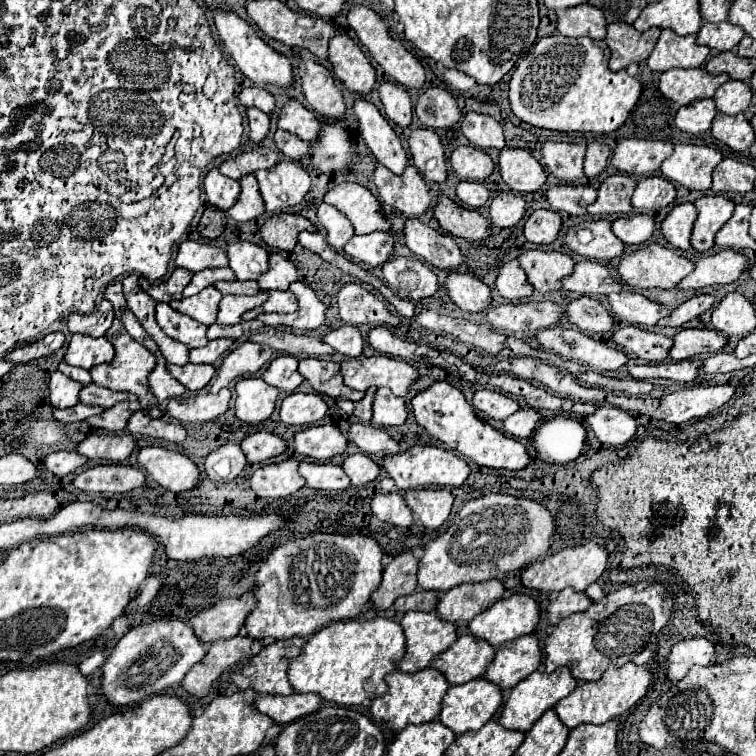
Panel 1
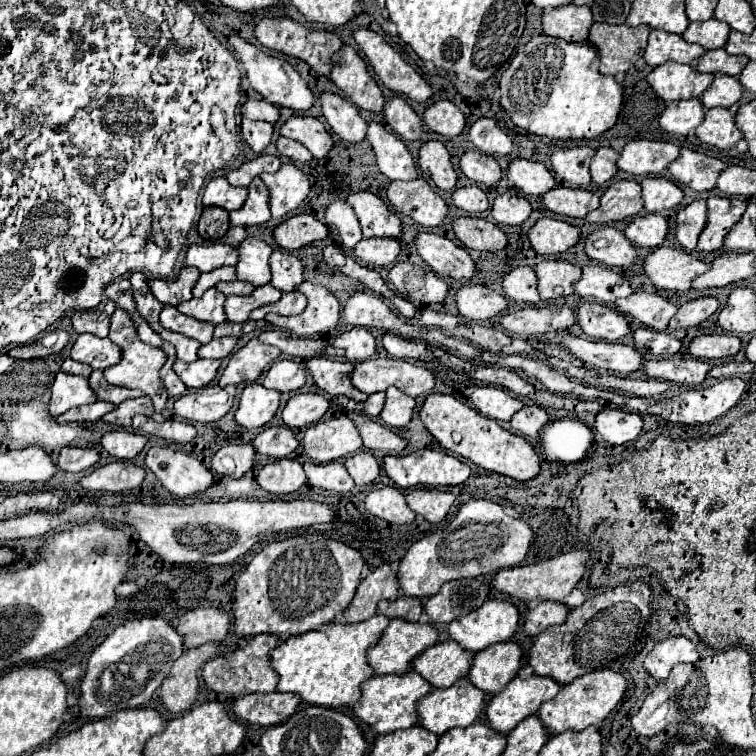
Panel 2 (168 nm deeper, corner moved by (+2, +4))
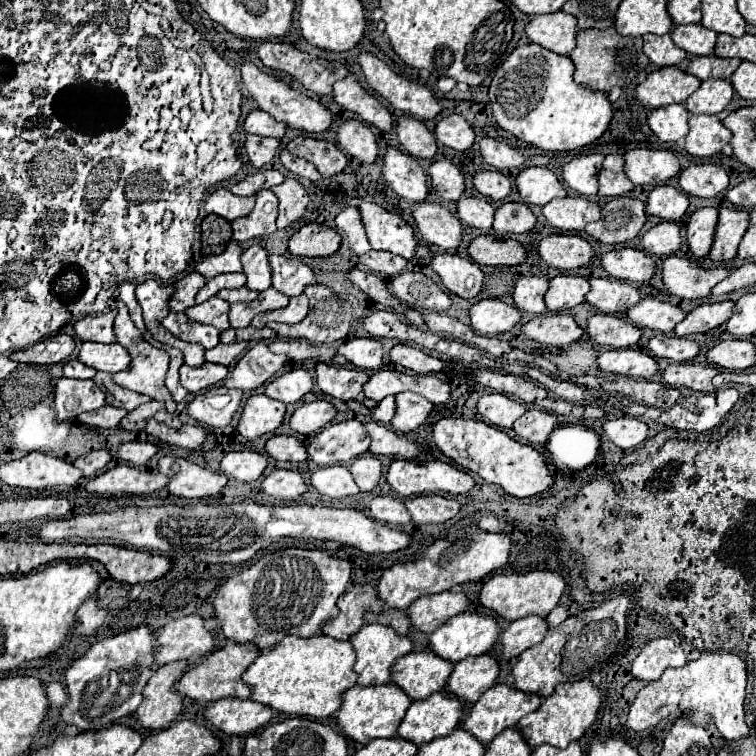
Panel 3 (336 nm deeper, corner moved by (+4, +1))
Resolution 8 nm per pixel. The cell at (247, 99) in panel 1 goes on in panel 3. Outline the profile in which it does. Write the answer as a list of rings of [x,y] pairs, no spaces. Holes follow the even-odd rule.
[[[255,109],[247,115],[245,119],[245,131],[253,133],[253,135],[261,135],[261,137],[275,137],[281,139],[287,131],[285,123],[277,123],[269,113]]]

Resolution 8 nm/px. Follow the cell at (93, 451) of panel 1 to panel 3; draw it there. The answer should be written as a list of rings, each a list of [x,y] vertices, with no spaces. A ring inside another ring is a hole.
[[[135,441],[135,443],[123,443],[119,447],[119,459],[127,461],[127,463],[131,463],[135,467],[147,465],[153,459],[155,453],[157,453],[157,445],[153,445],[153,443]]]

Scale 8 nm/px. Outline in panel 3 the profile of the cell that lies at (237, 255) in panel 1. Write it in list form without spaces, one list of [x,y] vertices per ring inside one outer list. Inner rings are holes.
[[[251,245],[241,255],[243,273],[247,275],[247,285],[253,291],[265,291],[271,287],[271,267],[269,255],[261,245]]]

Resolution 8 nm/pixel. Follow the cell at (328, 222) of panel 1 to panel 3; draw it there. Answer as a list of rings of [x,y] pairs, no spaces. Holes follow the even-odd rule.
[[[349,207],[349,209],[341,211],[341,213],[335,217],[335,225],[337,225],[337,229],[343,231],[343,235],[347,237],[349,247],[351,247],[353,253],[363,255],[363,253],[369,253],[369,251],[371,251],[371,245],[369,245],[367,235],[365,235],[363,221],[361,221],[359,207]]]

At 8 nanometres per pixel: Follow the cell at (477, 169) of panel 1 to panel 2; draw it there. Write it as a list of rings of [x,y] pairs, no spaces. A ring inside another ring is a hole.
[[[471,150],[471,152],[465,152],[459,160],[459,166],[461,166],[461,172],[473,180],[473,182],[479,182],[479,184],[487,184],[487,186],[495,186],[501,178],[501,168],[499,168],[499,162],[493,158],[493,156],[487,156],[487,154],[481,154],[477,150]]]

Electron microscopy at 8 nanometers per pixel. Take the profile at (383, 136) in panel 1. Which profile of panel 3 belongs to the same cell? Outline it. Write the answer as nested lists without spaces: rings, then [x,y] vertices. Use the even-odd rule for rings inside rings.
[[[387,147],[383,161],[383,175],[399,197],[413,203],[427,199],[427,177],[415,157],[405,155],[399,149]]]

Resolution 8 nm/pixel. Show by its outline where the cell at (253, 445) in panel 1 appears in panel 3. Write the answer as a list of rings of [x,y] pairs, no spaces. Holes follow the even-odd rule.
[[[275,435],[267,441],[265,445],[267,453],[277,459],[277,461],[305,461],[307,459],[307,449],[305,445],[295,439],[295,437],[289,437],[289,435]]]

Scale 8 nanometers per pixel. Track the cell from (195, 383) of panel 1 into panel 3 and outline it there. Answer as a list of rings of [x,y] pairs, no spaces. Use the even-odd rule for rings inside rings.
[[[203,363],[201,367],[193,369],[183,365],[181,367],[181,385],[189,391],[189,393],[199,393],[207,387],[217,385],[219,381],[223,381],[227,377],[227,367],[225,365],[215,365],[215,363]]]

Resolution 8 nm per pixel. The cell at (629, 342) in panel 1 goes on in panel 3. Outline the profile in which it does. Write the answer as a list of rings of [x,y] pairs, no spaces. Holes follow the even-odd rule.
[[[657,333],[647,349],[651,351],[653,357],[667,357],[675,363],[683,363],[683,361],[691,361],[699,355],[699,345],[691,339],[681,339],[677,335],[663,335],[663,333]]]

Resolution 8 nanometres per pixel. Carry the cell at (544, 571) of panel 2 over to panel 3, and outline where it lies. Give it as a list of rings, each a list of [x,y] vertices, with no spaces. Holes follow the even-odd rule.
[[[531,571],[525,575],[509,573],[509,575],[493,575],[479,593],[481,607],[497,613],[499,617],[507,621],[517,621],[527,615],[539,615],[547,617],[549,611],[559,603],[561,595],[565,591],[565,581],[561,575],[551,571]]]

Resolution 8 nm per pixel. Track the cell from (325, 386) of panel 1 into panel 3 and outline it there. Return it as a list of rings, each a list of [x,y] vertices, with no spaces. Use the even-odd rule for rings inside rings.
[[[319,363],[317,365],[317,385],[323,393],[341,399],[341,401],[359,401],[365,407],[373,409],[377,405],[375,401],[367,399],[363,393],[363,385],[369,379],[367,371],[361,369],[349,369],[349,367],[339,367],[339,365],[327,365]]]

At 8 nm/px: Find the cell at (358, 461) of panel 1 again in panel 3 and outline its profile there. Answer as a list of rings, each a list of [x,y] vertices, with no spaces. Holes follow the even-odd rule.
[[[363,455],[349,465],[349,471],[361,491],[371,491],[381,479],[381,461],[373,455]]]

